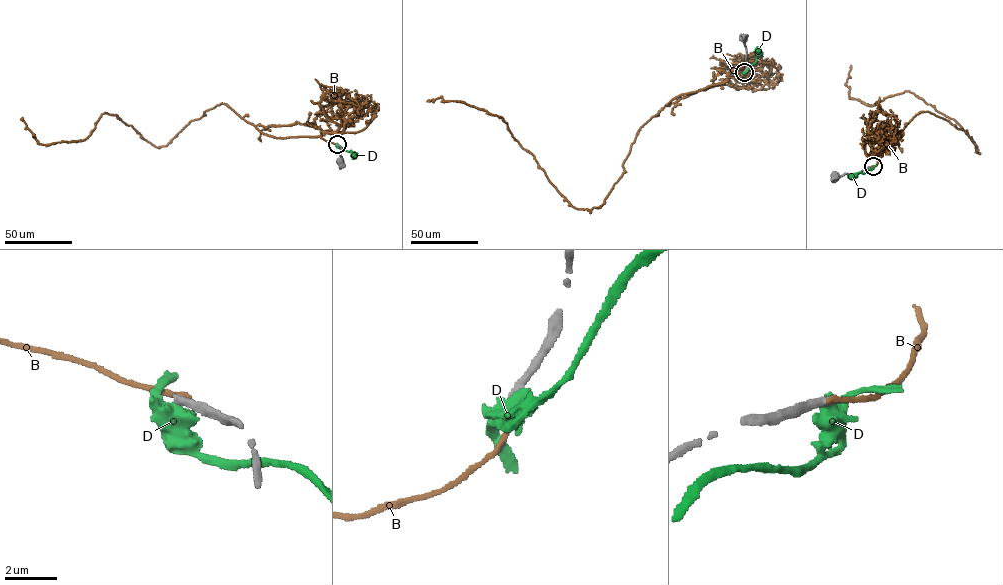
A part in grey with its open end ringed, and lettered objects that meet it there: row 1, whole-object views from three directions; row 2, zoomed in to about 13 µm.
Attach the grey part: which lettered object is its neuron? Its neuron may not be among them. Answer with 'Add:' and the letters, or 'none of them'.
Add: none of them

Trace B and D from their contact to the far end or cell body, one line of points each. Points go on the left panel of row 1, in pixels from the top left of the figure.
B: (337, 145), (267, 135), (221, 103), (157, 147), (107, 113), (84, 140), (49, 144), (22, 117)
D: (337, 145), (354, 155)

